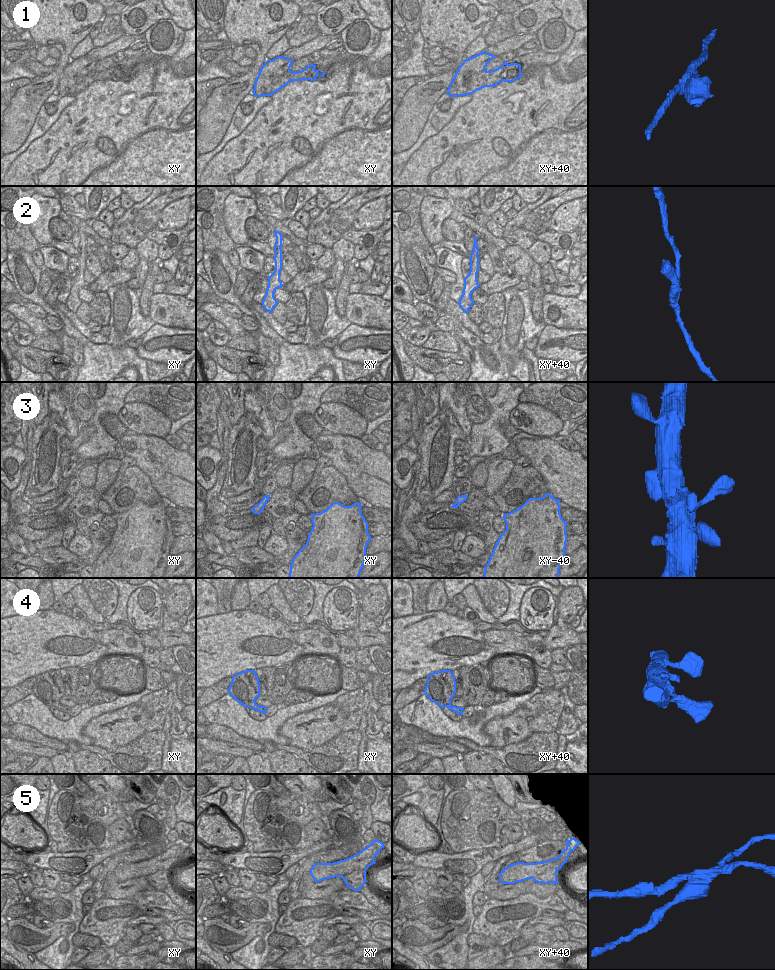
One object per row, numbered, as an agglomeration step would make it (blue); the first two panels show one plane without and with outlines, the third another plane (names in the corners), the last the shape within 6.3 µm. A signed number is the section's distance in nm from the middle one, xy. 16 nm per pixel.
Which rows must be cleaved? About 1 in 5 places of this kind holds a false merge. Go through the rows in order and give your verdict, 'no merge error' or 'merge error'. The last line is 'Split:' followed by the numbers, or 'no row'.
1: merge error
2: no merge error
3: no merge error
4: no merge error
5: merge error
Split: 1, 5

